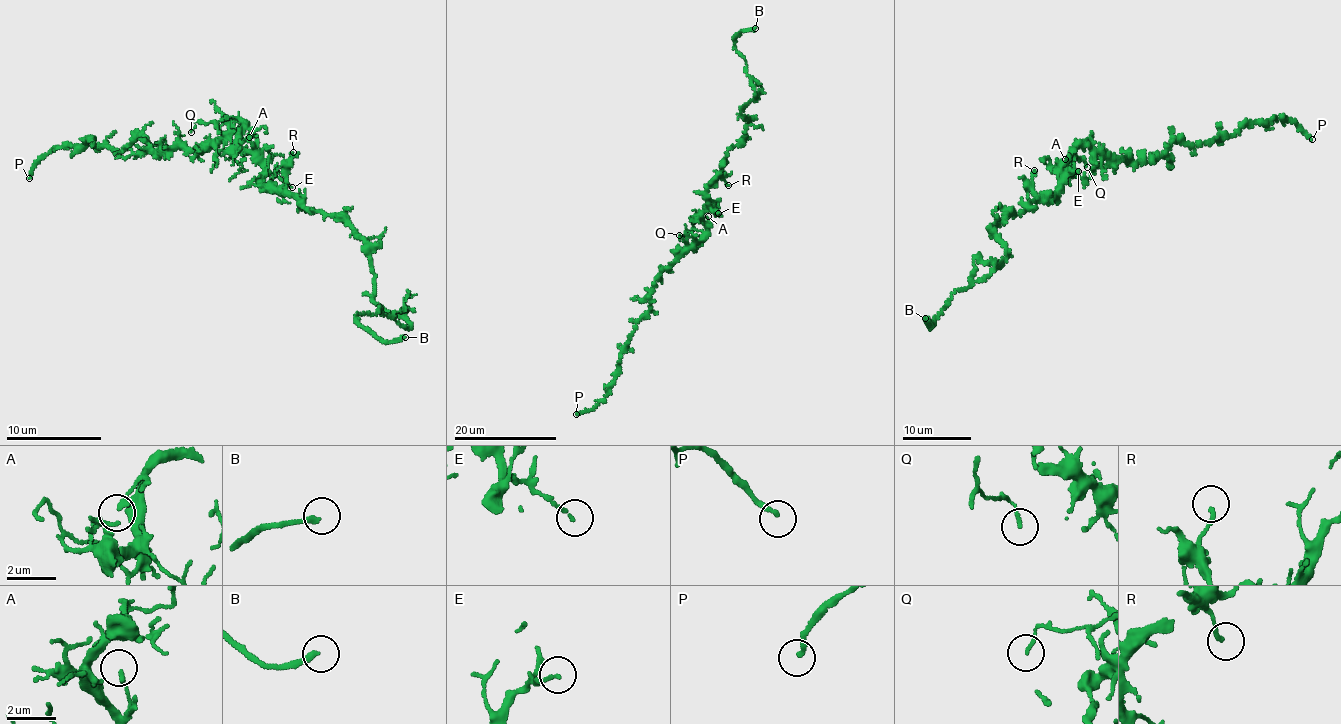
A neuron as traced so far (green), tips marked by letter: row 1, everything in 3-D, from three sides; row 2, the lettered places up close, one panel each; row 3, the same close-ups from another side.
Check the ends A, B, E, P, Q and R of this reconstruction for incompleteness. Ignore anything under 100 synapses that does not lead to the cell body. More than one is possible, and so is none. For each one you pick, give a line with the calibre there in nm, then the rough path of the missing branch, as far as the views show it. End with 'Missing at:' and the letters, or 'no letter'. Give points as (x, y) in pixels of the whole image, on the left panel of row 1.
B: Thickness 200 nm
Missing at: B

